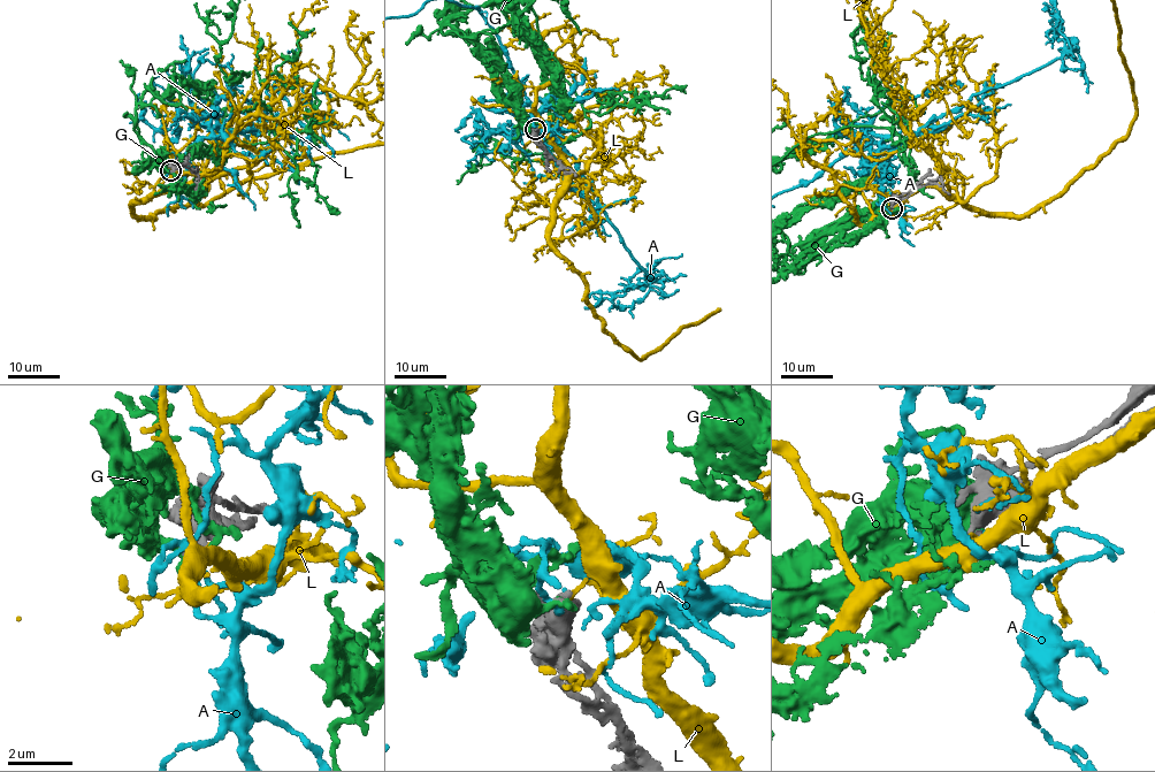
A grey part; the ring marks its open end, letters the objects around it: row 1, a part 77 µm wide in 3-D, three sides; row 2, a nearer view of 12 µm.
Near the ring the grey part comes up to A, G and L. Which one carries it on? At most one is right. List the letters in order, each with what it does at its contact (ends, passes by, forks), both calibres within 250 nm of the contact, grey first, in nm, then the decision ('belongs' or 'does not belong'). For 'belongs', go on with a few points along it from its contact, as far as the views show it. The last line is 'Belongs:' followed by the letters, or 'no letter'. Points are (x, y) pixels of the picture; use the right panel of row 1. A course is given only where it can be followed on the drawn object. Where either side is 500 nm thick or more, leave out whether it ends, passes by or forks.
A: it ends there; 400 nm thick on the grey side, 180 nm on the other; does not belong
G: it ends there; 320 nm thick on the grey side, 260 nm on the other; belongs
L: it ends there; 400 nm thick on the grey side, 150 nm on the other; does not belong
Belongs: G

